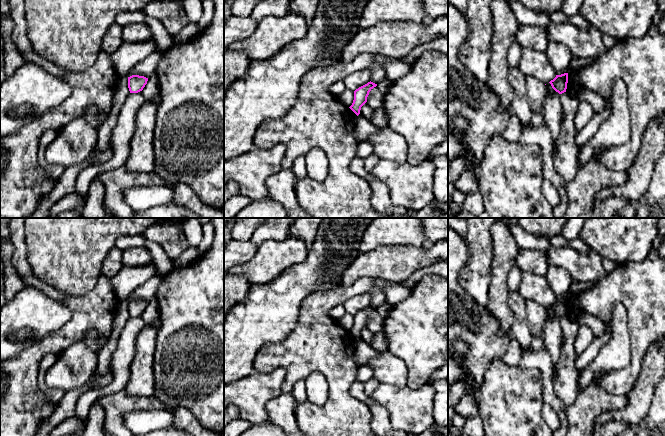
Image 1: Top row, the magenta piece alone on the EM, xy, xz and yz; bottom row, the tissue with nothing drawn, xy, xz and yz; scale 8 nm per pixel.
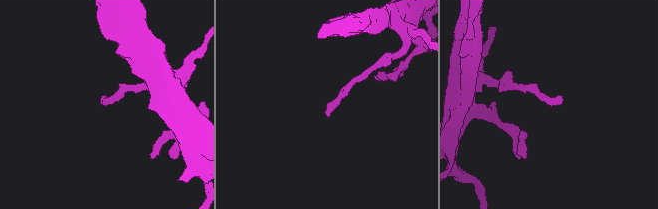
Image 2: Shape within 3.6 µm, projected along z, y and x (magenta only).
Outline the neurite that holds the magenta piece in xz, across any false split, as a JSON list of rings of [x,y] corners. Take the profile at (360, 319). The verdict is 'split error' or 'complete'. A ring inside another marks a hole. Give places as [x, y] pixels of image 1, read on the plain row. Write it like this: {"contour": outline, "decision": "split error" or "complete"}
{"contour": [[[368,306],[354,315],[354,324],[349,331],[357,340],[360,338],[361,331],[367,326],[369,316],[376,311],[377,308]]], "decision": "complete"}

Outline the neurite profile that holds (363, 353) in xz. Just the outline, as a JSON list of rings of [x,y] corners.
[[[358,339],[355,345],[354,360],[358,367],[367,364],[374,357],[379,356],[381,353],[374,350],[368,343]]]

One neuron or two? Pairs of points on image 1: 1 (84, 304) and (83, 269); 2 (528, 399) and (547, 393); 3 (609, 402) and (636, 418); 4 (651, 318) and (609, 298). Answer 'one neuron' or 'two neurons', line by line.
1: two neurons
2: two neurons
3: two neurons
4: one neuron

